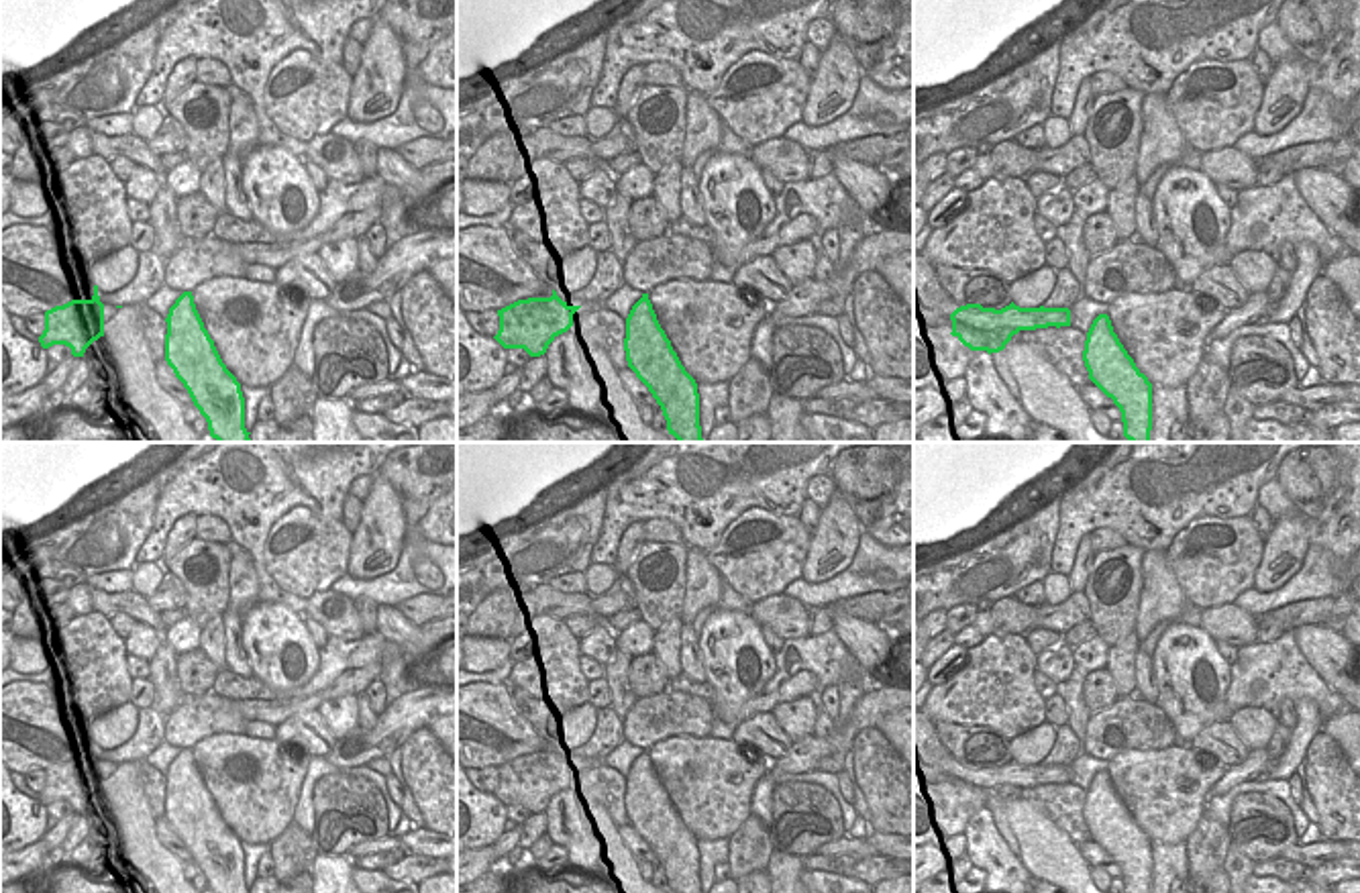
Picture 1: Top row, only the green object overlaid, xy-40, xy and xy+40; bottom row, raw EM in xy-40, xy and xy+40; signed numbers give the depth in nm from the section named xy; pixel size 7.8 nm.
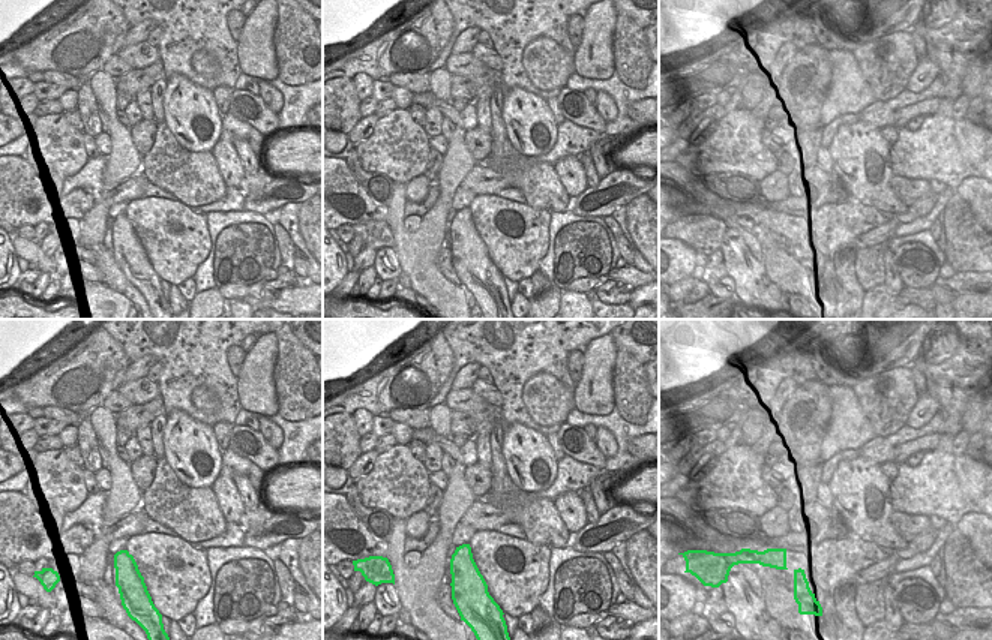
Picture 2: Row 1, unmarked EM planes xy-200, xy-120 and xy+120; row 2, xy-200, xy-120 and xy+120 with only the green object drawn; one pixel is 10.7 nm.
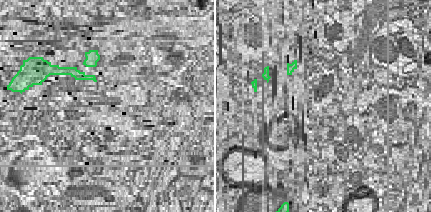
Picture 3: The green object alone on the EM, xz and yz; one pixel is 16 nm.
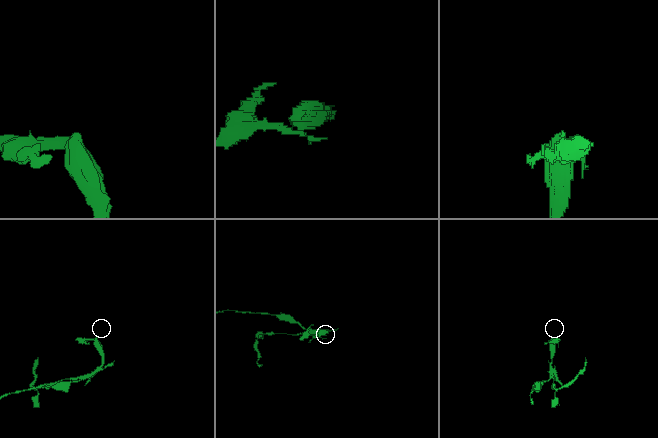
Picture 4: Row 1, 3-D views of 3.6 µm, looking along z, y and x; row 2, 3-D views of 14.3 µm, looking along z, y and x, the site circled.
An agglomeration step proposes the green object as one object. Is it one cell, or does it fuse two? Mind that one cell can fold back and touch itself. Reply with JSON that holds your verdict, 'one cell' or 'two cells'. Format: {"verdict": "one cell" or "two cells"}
{"verdict": "two cells"}

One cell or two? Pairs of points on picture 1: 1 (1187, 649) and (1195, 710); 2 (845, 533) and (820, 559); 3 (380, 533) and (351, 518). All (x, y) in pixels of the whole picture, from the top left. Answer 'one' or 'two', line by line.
1: one
2: one
3: two

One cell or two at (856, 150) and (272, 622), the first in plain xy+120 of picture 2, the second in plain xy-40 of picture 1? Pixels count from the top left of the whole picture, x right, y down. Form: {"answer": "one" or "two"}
{"answer": "one"}

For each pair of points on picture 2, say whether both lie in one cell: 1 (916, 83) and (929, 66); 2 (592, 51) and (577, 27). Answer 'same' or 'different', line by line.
1: same
2: different

